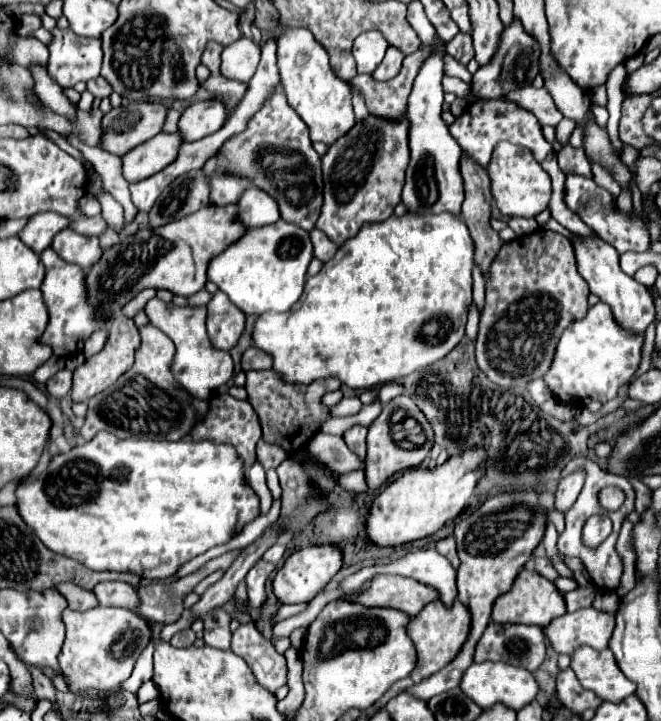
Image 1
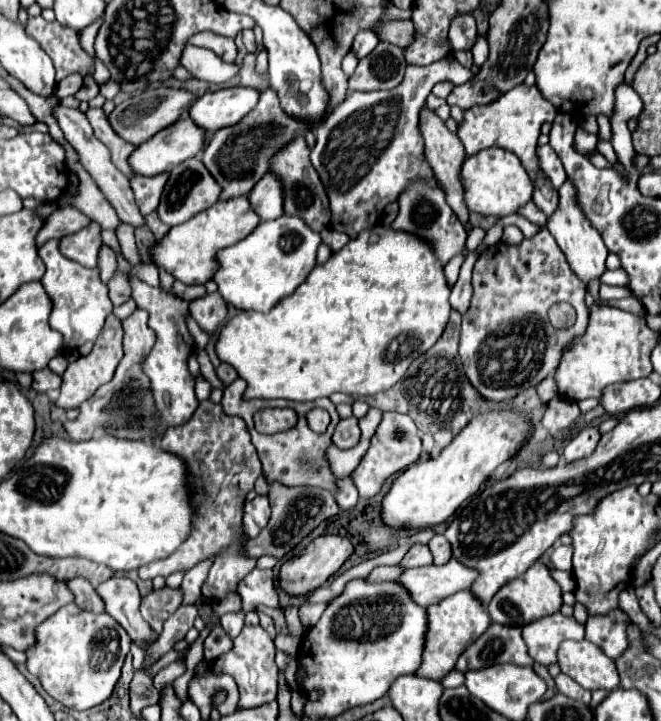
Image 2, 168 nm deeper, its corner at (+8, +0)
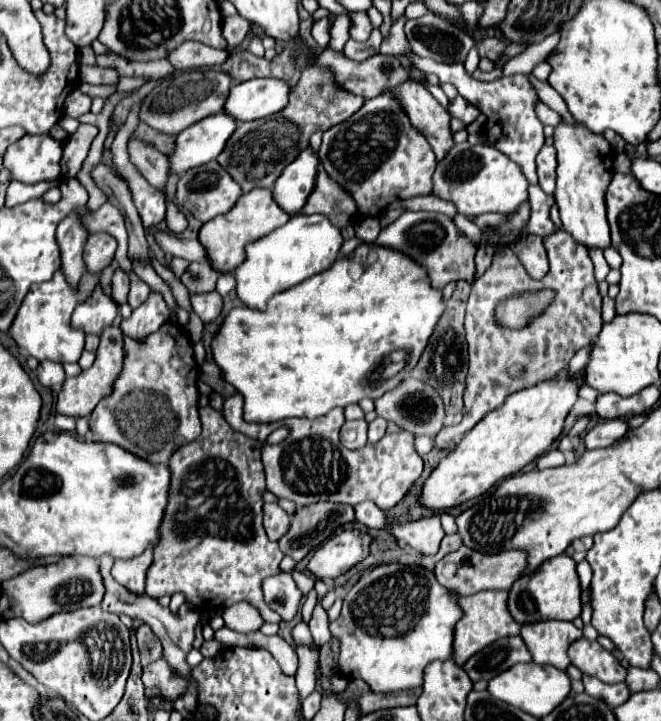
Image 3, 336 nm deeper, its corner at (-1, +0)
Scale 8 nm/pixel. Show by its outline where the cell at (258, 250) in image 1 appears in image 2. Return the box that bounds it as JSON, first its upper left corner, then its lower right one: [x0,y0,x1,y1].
[214,216,318,312]

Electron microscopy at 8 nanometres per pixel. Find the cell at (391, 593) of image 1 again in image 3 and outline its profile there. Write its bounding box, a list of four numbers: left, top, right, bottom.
[435,546,527,596]

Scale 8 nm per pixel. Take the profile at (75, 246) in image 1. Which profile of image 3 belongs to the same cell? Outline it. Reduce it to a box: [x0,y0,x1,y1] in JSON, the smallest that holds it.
[83,234,117,272]

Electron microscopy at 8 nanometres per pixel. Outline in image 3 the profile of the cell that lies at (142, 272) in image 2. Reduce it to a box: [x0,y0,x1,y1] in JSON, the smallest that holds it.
[113,270,129,304]

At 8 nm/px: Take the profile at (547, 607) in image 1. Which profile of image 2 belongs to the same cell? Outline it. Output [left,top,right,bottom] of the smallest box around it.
[488,562,562,628]

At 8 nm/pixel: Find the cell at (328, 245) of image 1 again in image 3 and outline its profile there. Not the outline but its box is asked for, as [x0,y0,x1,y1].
[355,216,381,244]

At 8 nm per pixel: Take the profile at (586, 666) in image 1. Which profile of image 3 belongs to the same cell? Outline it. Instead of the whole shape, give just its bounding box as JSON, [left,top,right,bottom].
[567,638,627,684]

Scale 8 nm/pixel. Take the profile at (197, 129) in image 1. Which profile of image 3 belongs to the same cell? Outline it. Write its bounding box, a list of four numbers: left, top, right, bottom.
[225,78,289,122]

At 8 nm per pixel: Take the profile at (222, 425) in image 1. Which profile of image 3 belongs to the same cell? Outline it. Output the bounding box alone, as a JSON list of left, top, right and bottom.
[145,406,283,622]

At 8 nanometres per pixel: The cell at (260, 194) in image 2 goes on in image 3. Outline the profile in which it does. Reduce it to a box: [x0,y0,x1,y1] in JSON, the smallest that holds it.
[273,146,319,214]

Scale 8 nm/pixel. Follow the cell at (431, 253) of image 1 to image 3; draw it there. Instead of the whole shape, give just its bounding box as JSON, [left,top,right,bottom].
[211,244,445,424]

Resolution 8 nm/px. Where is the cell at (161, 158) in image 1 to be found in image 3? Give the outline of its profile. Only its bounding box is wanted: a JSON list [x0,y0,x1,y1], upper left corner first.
[169,112,237,174]

